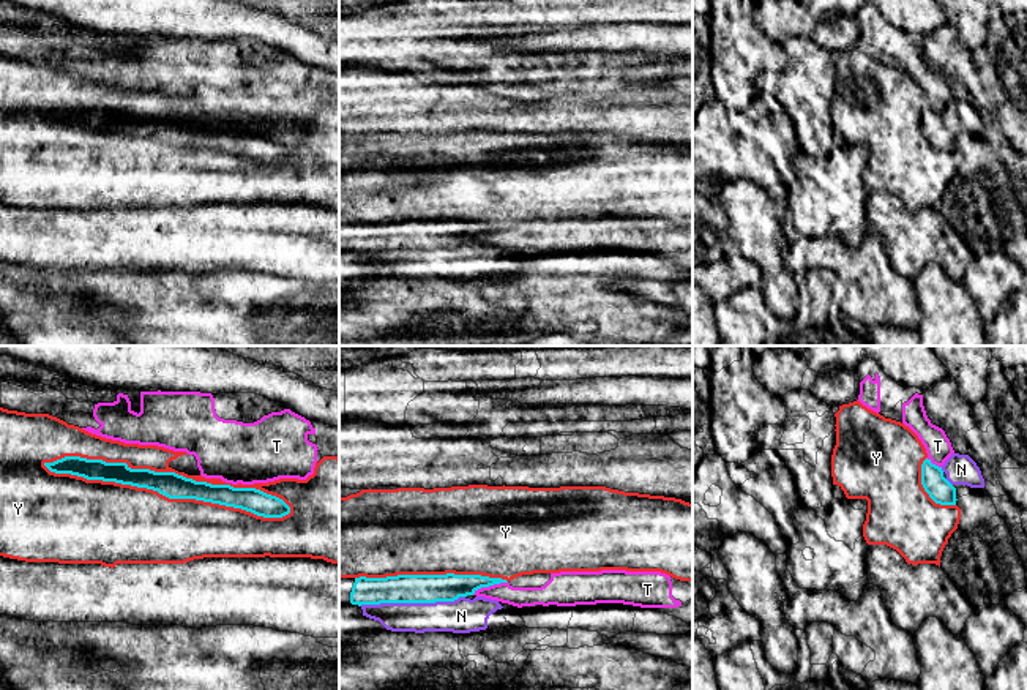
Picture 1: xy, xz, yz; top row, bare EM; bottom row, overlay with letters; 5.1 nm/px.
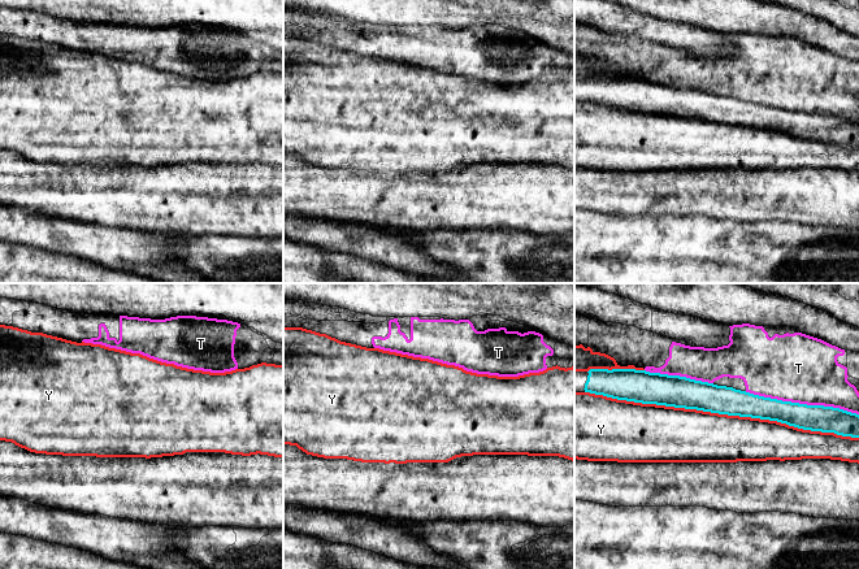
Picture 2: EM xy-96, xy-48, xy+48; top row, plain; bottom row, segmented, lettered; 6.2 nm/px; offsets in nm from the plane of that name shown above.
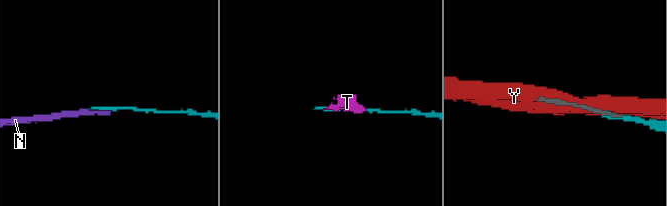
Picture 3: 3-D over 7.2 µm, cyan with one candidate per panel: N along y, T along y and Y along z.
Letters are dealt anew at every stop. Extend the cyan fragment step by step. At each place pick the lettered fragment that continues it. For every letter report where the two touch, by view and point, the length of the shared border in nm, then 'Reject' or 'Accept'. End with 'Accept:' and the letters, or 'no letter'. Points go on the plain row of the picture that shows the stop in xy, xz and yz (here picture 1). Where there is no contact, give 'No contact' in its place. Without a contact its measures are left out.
N: Touches cyan at xz (412, 248). Shared border 550 nm. Accept
T: Touches cyan at xz (489, 231). Shared border 200 nm. Reject
Y: Touches cyan at xy (168, 142). Shared border 1300 nm. Reject
Accept: N

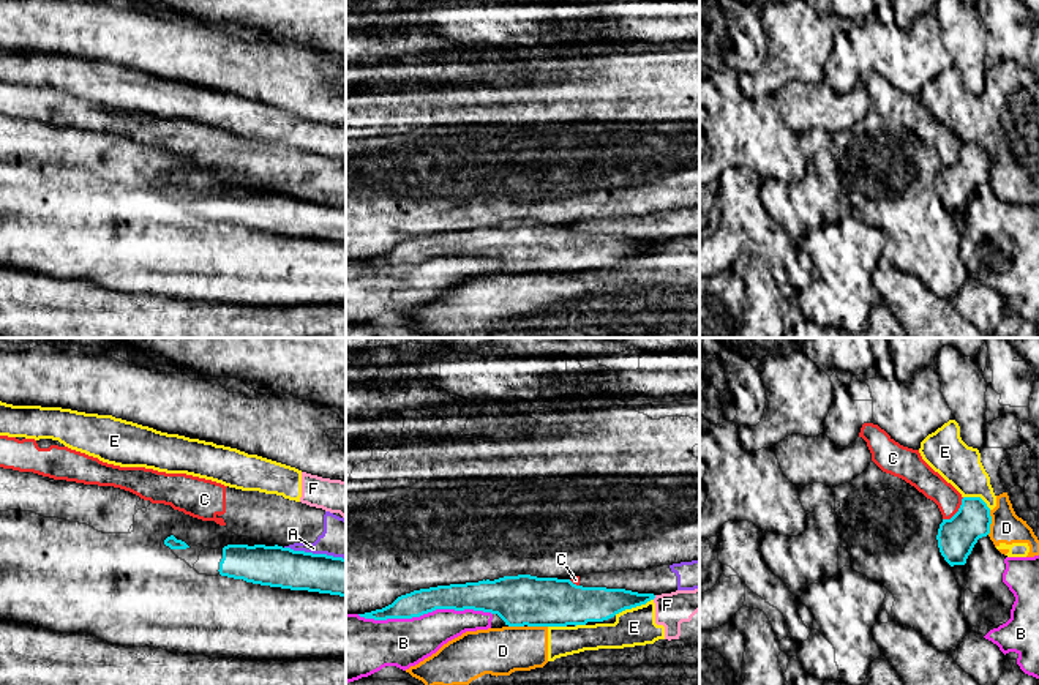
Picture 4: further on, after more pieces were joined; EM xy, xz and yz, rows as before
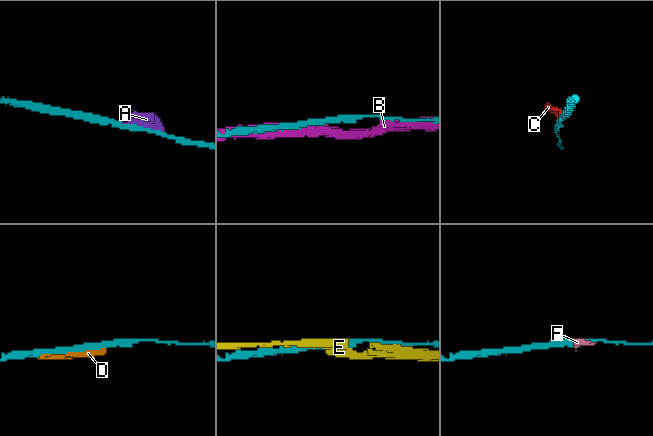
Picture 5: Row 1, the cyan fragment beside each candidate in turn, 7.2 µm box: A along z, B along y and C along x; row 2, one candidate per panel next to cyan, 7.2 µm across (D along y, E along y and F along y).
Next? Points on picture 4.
A: Touches cyan at xy (315, 201). Shared border 320 nm. Reject
B: Touches cyan at xz (423, 259). Shared border 700 nm. Reject
C: Touches cyan at yz (957, 158). Shared border 160 nm. Reject
D: Touches cyan at yz (990, 169). Shared border 130 nm. Reject
E: Touches cyan at xz (633, 253). Shared border 220 nm. Reject
F: Touches cyan at xz (654, 243). Shared border 30 nm. Reject
Accept: no letter

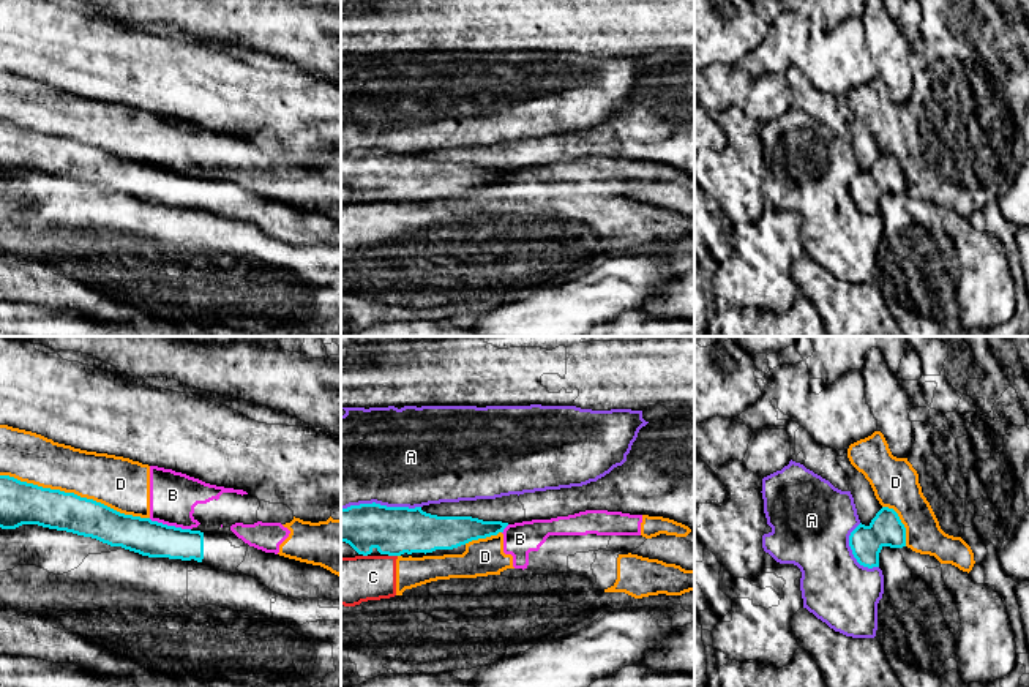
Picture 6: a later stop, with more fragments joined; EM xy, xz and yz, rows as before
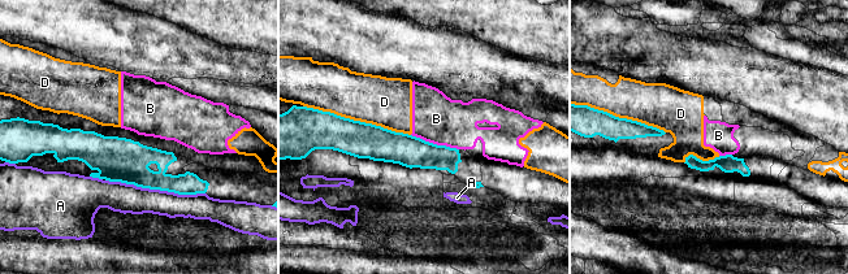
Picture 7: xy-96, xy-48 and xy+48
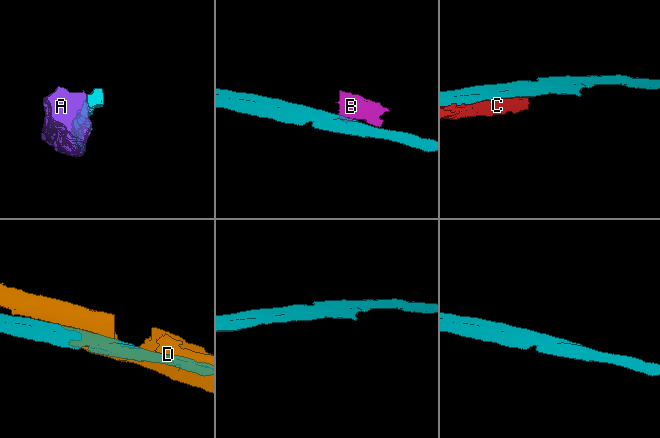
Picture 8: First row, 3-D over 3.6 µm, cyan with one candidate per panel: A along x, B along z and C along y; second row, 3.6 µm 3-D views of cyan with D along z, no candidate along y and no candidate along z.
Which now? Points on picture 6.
A: Touches cyan at xz (381, 152). Shared border 400 nm. Reject
B: Touches cyan at xy (169, 172). Shared border 220 nm. Reject
C: Touches cyan at xz (393, 201). Shared border 50 nm. Reject
D: Touches cyan at xy (73, 139). Shared border 800 nm. Reject
Accept: no letter

